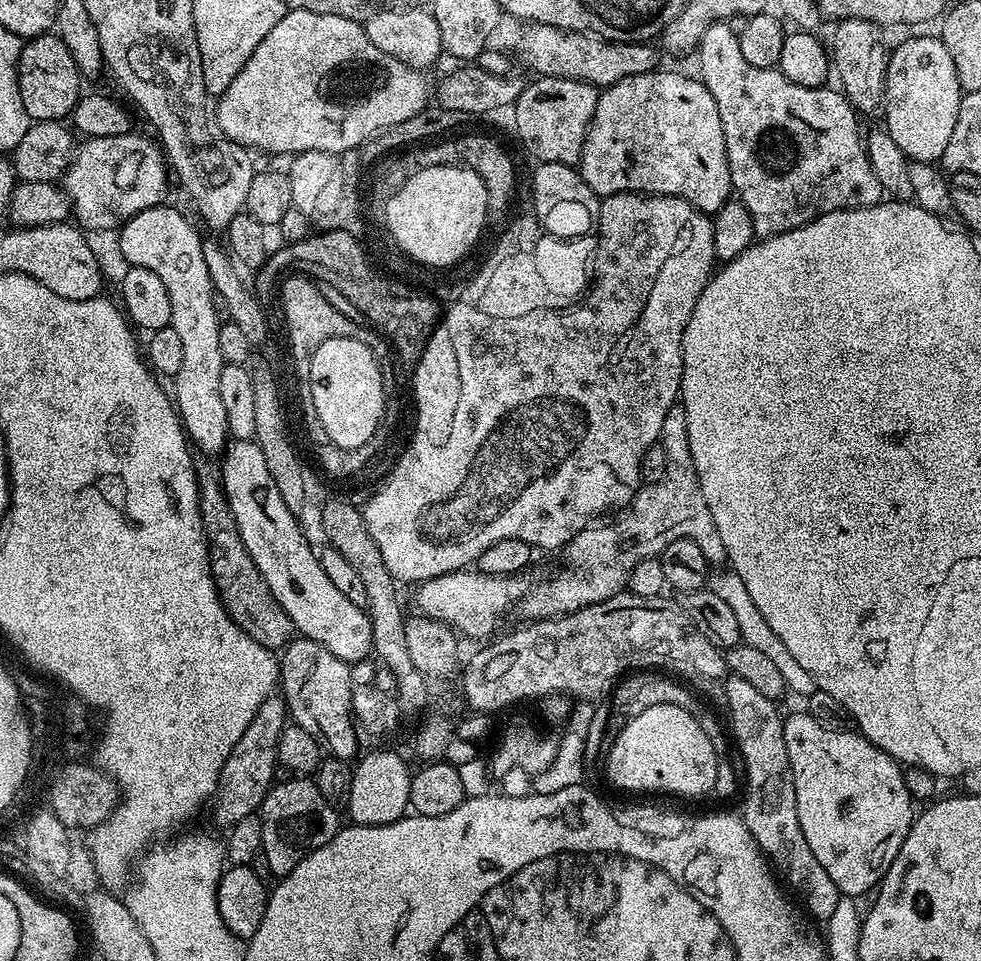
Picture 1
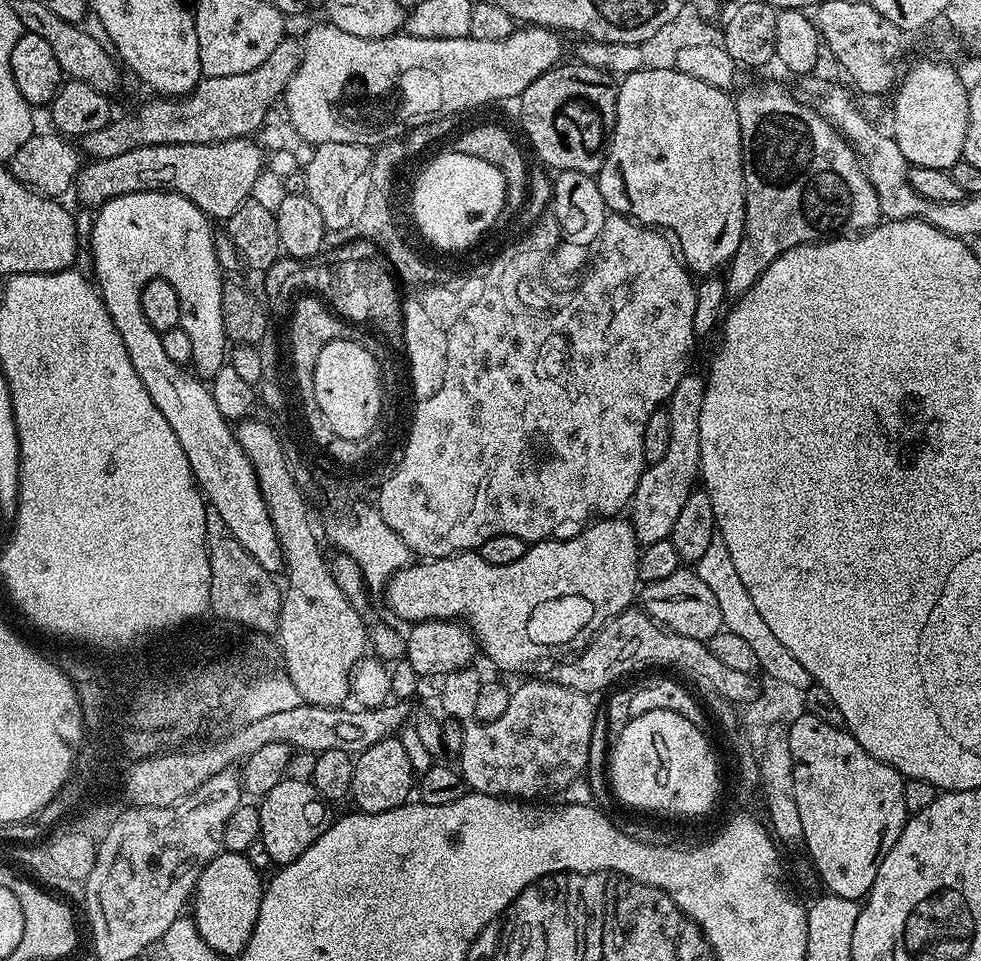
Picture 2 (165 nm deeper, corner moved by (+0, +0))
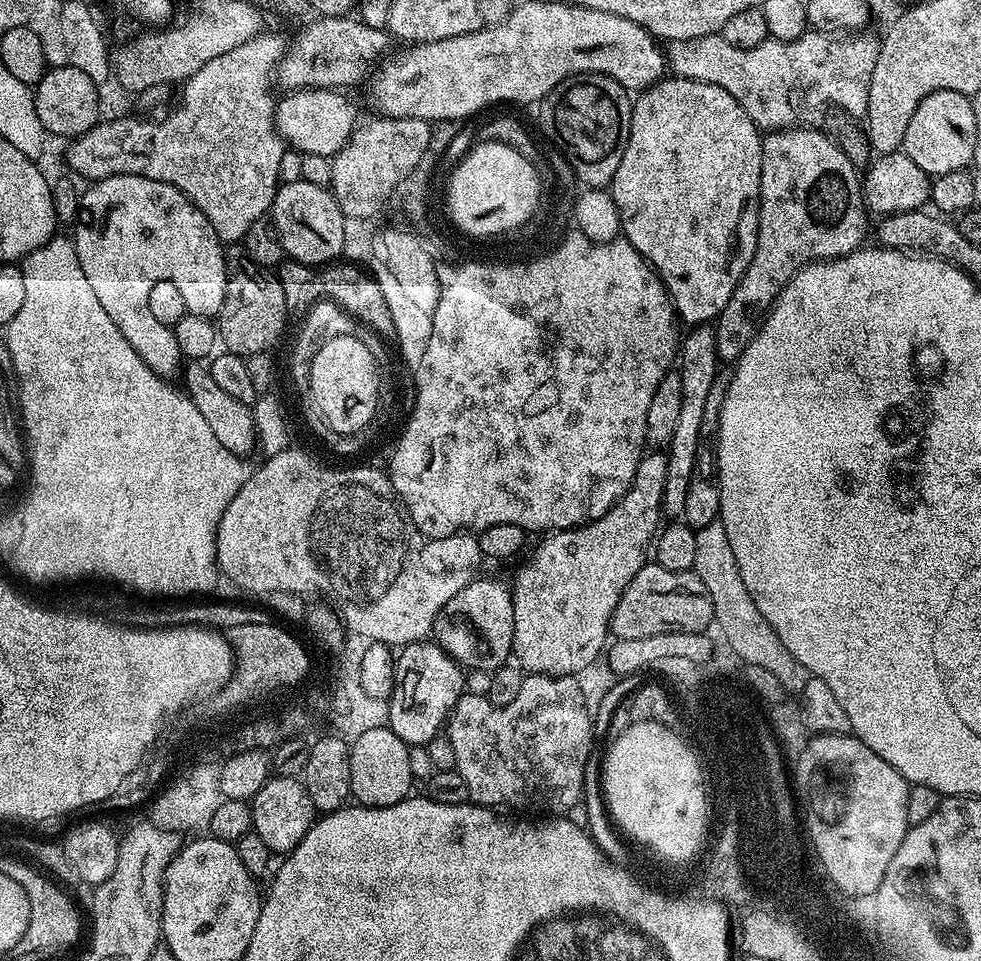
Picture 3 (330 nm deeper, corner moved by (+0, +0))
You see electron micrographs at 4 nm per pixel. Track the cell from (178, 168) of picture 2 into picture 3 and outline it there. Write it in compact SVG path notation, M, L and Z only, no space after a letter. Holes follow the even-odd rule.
M301 88L281 95L276 102L276 128L289 149L301 154L334 157L358 127L360 112L347 96L334 88Z

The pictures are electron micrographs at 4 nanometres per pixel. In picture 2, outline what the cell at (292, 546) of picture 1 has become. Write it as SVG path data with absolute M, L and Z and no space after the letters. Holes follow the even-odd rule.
M139 192L138 194L122 194L118 198L114 198L110 202L100 205L95 213L93 222L93 270L94 283L98 289L99 299L104 301L104 310L108 317L112 320L112 327L120 335L120 347L126 350L126 354L130 358L130 362L134 362L134 370L138 370L138 378L142 378L142 386L146 386L146 390L150 394L150 398L154 402L154 406L158 406L158 410L162 410L162 414L166 418L166 422L170 422L170 430L174 430L174 434L178 438L178 442L182 442L182 450L186 454L186 458L190 462L190 470L196 478L197 485L206 497L207 503L221 516L222 521L229 527L230 534L234 536L251 554L258 565L264 567L271 574L278 573L284 568L284 555L280 549L278 542L278 534L274 530L274 522L270 520L270 510L266 508L266 502L262 496L262 490L258 486L258 478L254 474L254 466L250 466L250 458L246 458L246 454L242 450L242 446L238 442L233 425L225 416L218 414L218 406L214 403L212 397L212 389L207 383L204 384L189 370L185 365L174 362L174 358L170 358L166 354L166 350L162 350L162 338L160 333L153 330L150 322L146 322L146 318L142 314L142 290L146 286L148 280L165 280L170 282L170 286L174 286L174 294L178 294L178 306L180 307L180 328L186 330L186 334L190 334L190 342L194 349L192 355L191 367L196 368L196 372L204 378L210 378L214 374L218 374L218 370L225 367L226 357L230 352L230 341L226 330L222 326L222 290L224 289L226 280L220 270L220 264L216 261L216 246L214 243L214 231L212 232L209 217L205 216L204 211L200 209L194 202L190 202L182 194L177 192Z

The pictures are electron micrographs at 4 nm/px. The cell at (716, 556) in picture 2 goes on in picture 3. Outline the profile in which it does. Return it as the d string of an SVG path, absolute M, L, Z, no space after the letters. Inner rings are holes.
M719 522L696 529L698 547L694 553L694 571L706 586L712 599L712 615L715 623L720 623L720 632L728 639L728 644L744 659L745 665L762 666L762 670L770 670L782 682L785 693L798 694L806 686L810 678L809 670L782 646L778 634L762 618L758 606L754 606L754 598L750 598L750 590L746 590L746 582L742 582L742 574L738 574L738 562L734 562L734 550L730 550L730 538L726 534L726 526Z

